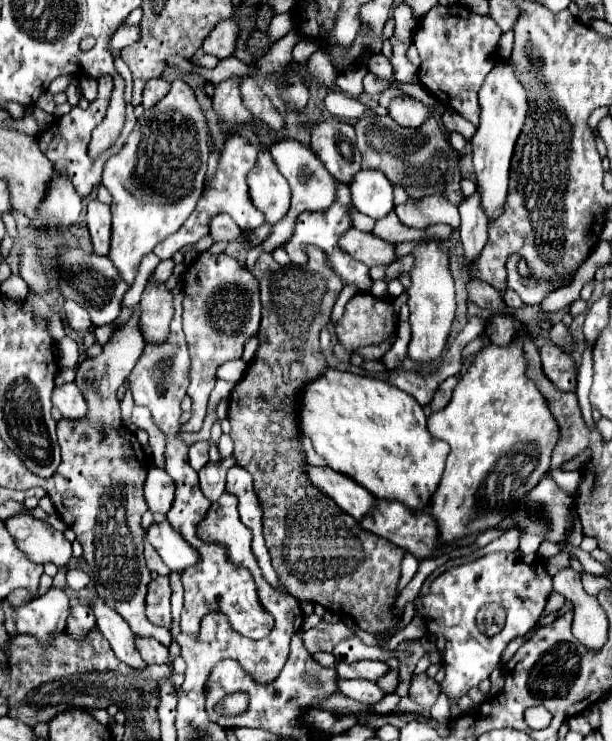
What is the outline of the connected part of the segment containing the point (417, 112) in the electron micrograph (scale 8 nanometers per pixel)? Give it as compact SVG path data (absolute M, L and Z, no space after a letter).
M399 96L391 100L389 116L401 126L419 128L429 118L429 108L411 96Z

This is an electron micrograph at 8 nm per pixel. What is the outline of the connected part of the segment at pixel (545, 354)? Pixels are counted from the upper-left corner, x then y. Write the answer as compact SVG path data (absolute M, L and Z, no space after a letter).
M545 344L539 348L541 354L541 366L545 376L561 390L561 392L569 392L575 390L575 362L561 352L559 346L555 344Z

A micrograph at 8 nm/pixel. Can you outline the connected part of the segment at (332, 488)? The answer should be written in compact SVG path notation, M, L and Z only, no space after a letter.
M307 466L305 476L319 492L335 500L335 504L355 520L365 516L375 504L375 496L369 490L349 480L349 476L333 472L329 466Z

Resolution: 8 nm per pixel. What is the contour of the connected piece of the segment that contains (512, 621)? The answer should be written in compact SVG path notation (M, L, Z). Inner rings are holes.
M521 550L493 552L479 560L451 566L431 582L431 592L419 606L419 614L427 618L425 624L429 634L437 636L437 648L443 656L445 670L445 678L439 686L449 700L451 718L461 714L457 706L459 698L463 698L473 686L479 686L479 682L489 678L489 674L497 668L507 644L517 636L525 636L529 628L535 626L549 594L551 576L545 570L543 558L523 556ZM491 602L501 604L507 614L505 626L497 636L481 634L475 622L479 608Z

